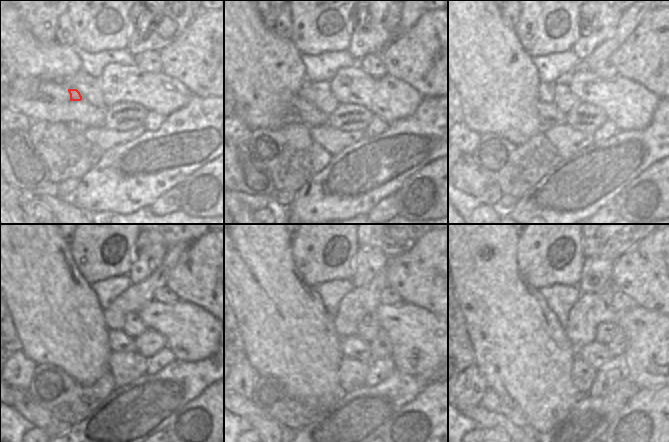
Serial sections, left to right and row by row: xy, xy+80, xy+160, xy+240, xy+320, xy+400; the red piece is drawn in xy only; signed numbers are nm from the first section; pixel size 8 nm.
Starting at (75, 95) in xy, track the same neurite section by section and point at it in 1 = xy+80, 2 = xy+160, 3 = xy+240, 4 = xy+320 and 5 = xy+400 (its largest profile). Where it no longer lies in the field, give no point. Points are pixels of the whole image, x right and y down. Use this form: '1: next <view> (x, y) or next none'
1: next xy+80 (305, 93)
2: next xy+160 (546, 89)
3: next xy+240 (137, 296)
4: next xy+320 (361, 302)
5: next xy+400 (589, 311)

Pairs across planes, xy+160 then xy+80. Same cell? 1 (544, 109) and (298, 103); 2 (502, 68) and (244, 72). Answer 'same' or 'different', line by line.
1: same
2: same

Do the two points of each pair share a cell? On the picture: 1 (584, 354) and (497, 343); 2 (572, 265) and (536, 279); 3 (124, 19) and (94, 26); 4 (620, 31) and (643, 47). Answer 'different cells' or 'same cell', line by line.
1: different cells
2: same cell
3: same cell
4: different cells

